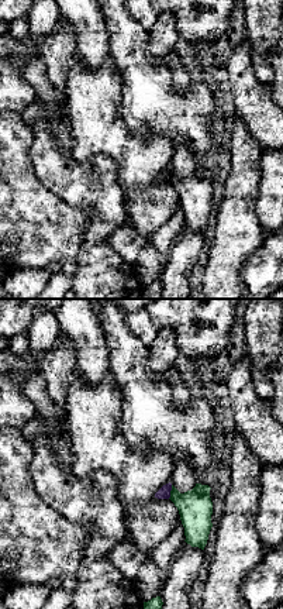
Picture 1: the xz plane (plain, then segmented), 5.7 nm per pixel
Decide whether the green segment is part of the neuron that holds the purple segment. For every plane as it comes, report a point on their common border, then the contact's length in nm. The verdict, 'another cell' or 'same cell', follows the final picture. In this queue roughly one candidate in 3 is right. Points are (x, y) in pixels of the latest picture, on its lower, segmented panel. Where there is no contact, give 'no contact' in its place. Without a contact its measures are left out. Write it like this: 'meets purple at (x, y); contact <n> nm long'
meets purple at (169, 492); contact 80 nm long

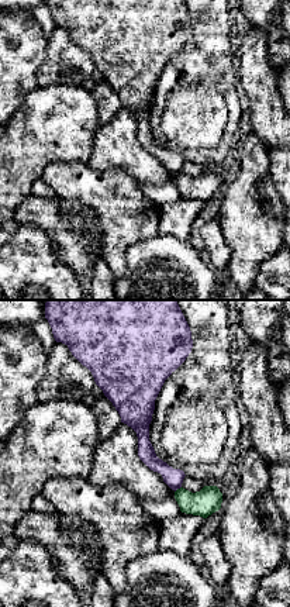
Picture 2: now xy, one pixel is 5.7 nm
meets purple at (178, 487); contact 50 nm long

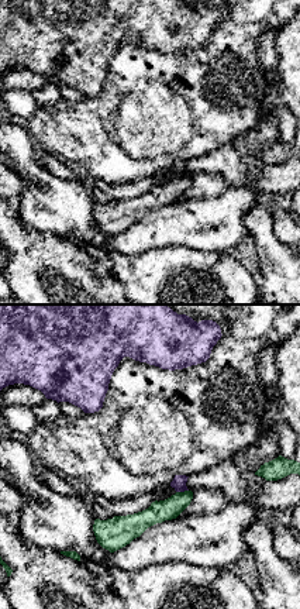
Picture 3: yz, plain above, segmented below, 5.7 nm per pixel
meets purple at (182, 491); contact 70 nm long

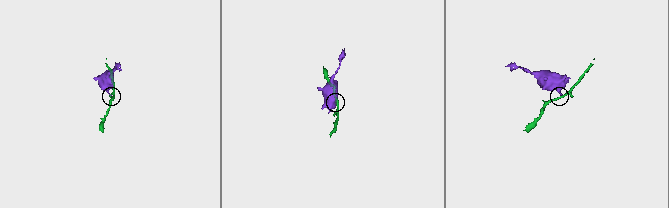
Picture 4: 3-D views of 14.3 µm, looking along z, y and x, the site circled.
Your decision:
another cell

